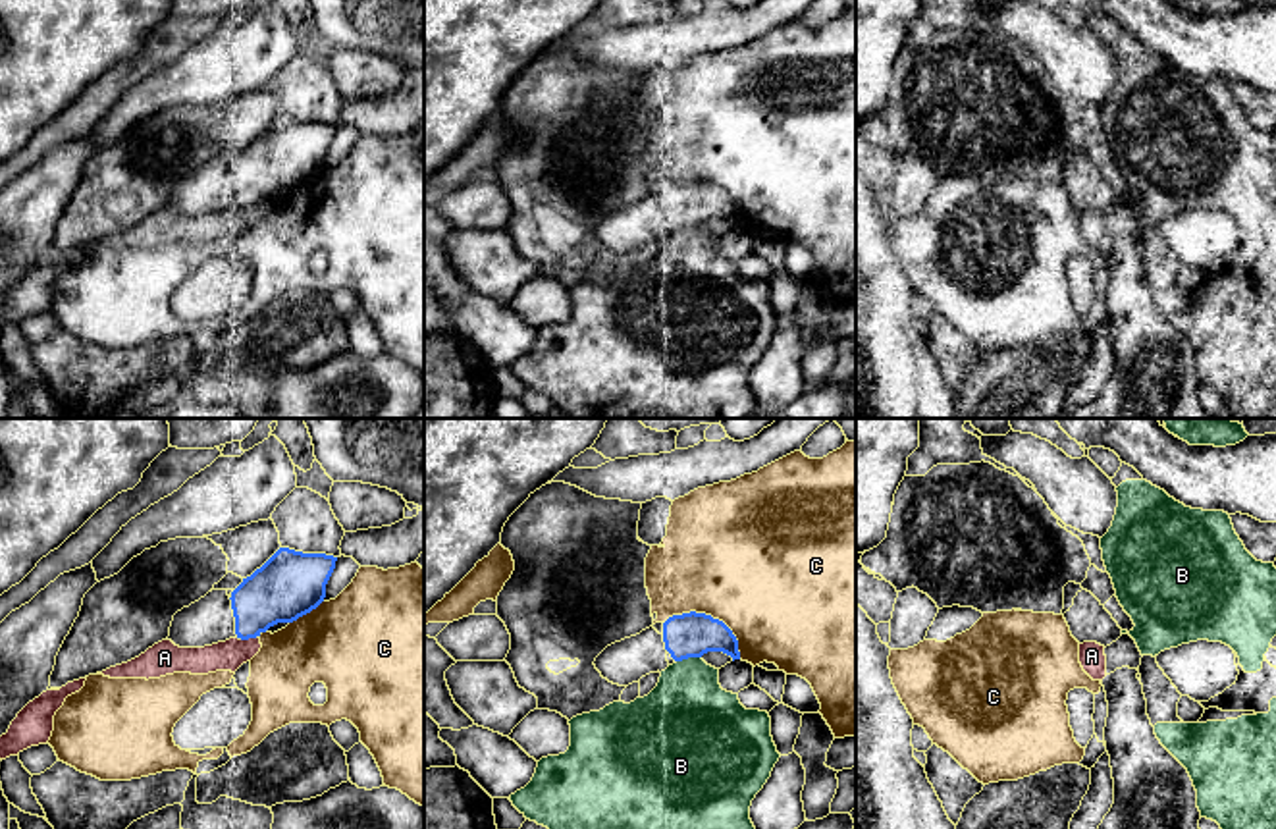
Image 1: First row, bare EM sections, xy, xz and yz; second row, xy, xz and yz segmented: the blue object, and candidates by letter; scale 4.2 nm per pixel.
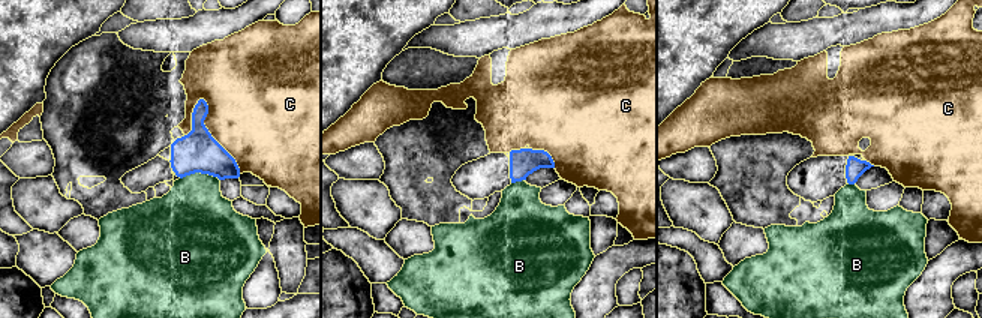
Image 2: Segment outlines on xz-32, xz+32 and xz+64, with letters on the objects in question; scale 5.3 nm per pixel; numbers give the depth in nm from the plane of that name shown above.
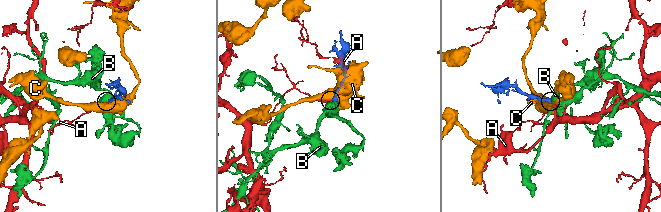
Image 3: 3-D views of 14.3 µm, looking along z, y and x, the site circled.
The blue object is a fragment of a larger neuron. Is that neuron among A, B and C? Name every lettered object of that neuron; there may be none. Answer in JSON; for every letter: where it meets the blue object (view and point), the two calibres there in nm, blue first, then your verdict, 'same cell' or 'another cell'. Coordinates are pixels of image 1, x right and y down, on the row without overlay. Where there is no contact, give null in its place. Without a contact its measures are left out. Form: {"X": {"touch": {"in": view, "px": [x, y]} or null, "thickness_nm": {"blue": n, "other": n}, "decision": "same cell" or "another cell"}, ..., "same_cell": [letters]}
{"A": {"touch": {"in": "xy", "px": [249, 205]}, "thickness_nm": {"blue": 280, "other": 130}, "decision": "another cell"}, "B": {"touch": {"in": "xz", "px": [689, 224]}, "thickness_nm": {"blue": 190, "other": 360}, "decision": "another cell"}, "C": {"touch": {"in": "xz", "px": [710, 184]}, "thickness_nm": {"blue": 190, "other": 500}, "decision": "another cell"}, "same_cell": []}

